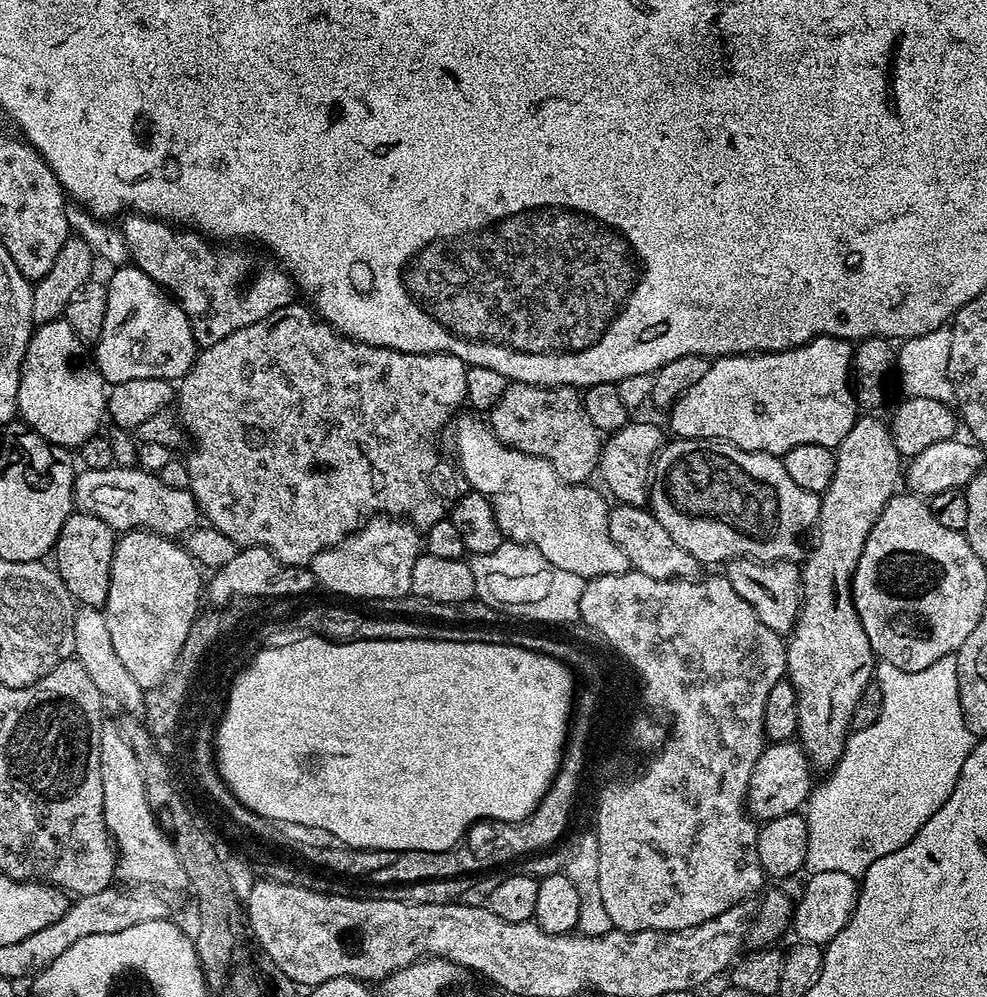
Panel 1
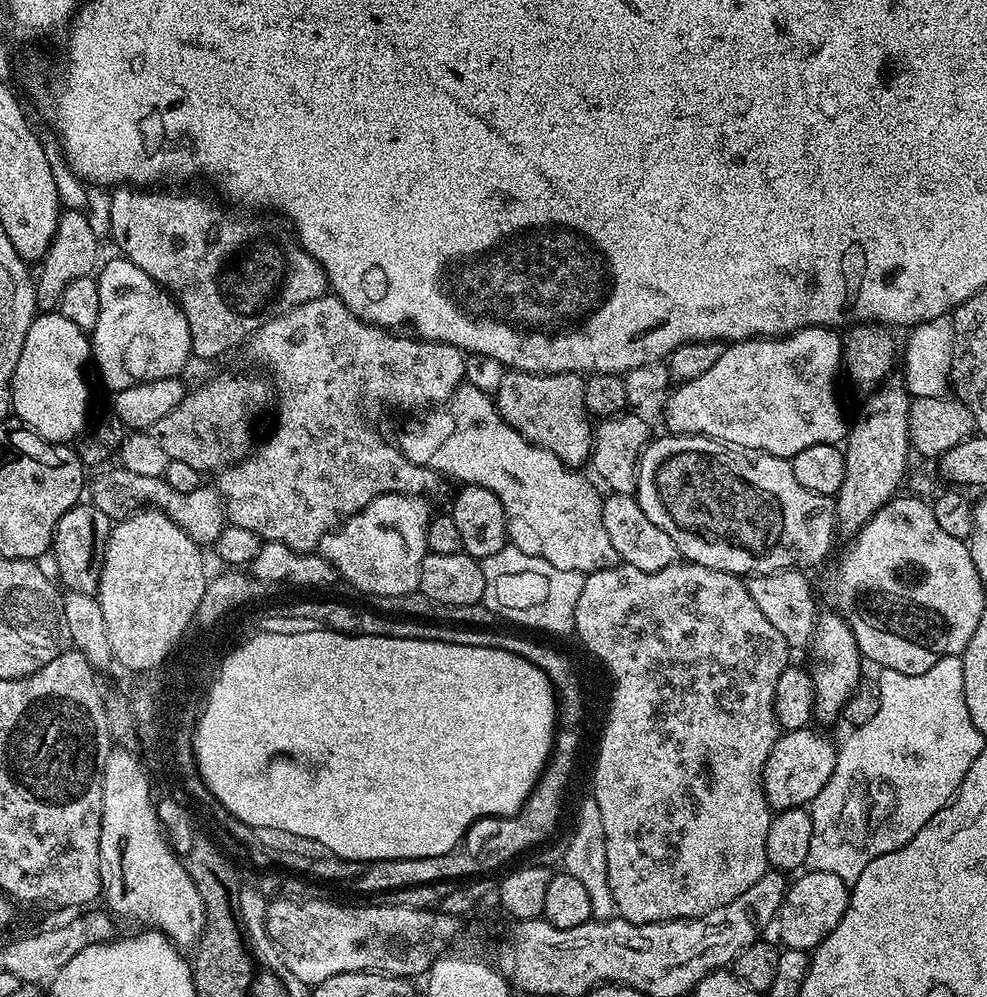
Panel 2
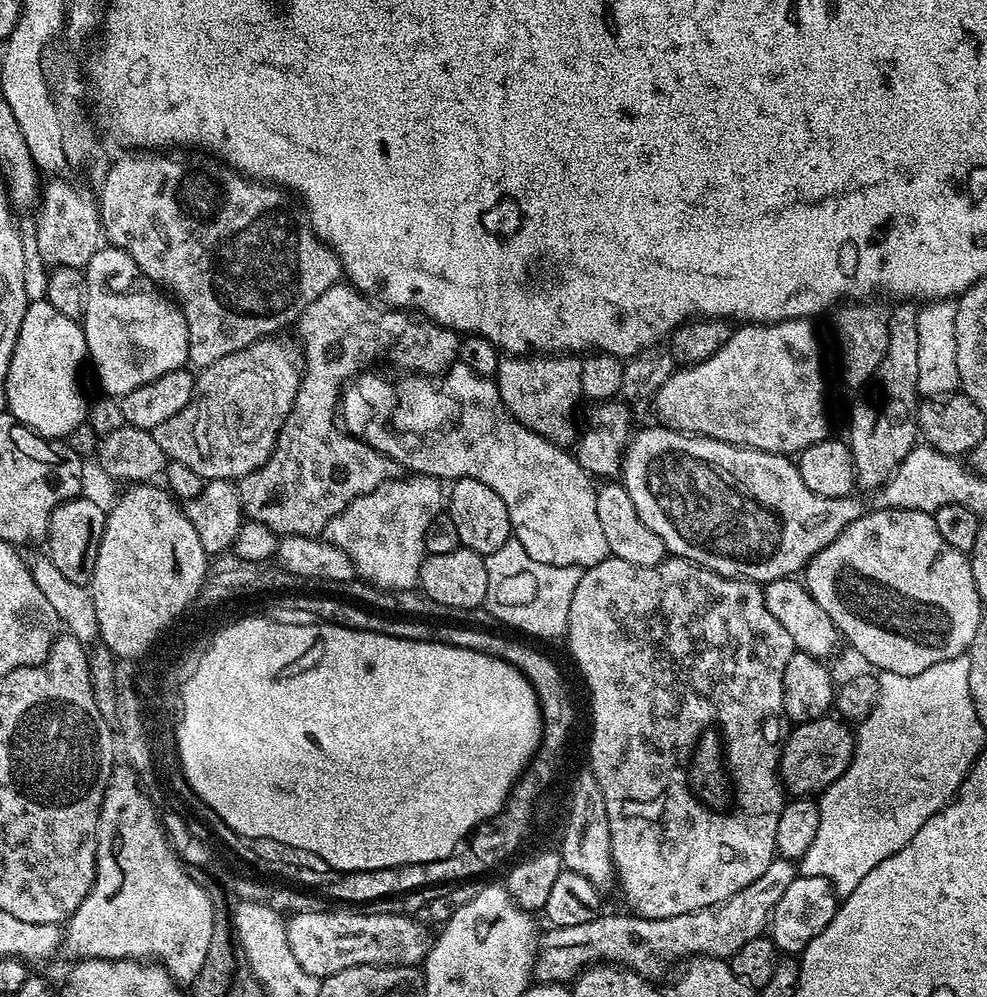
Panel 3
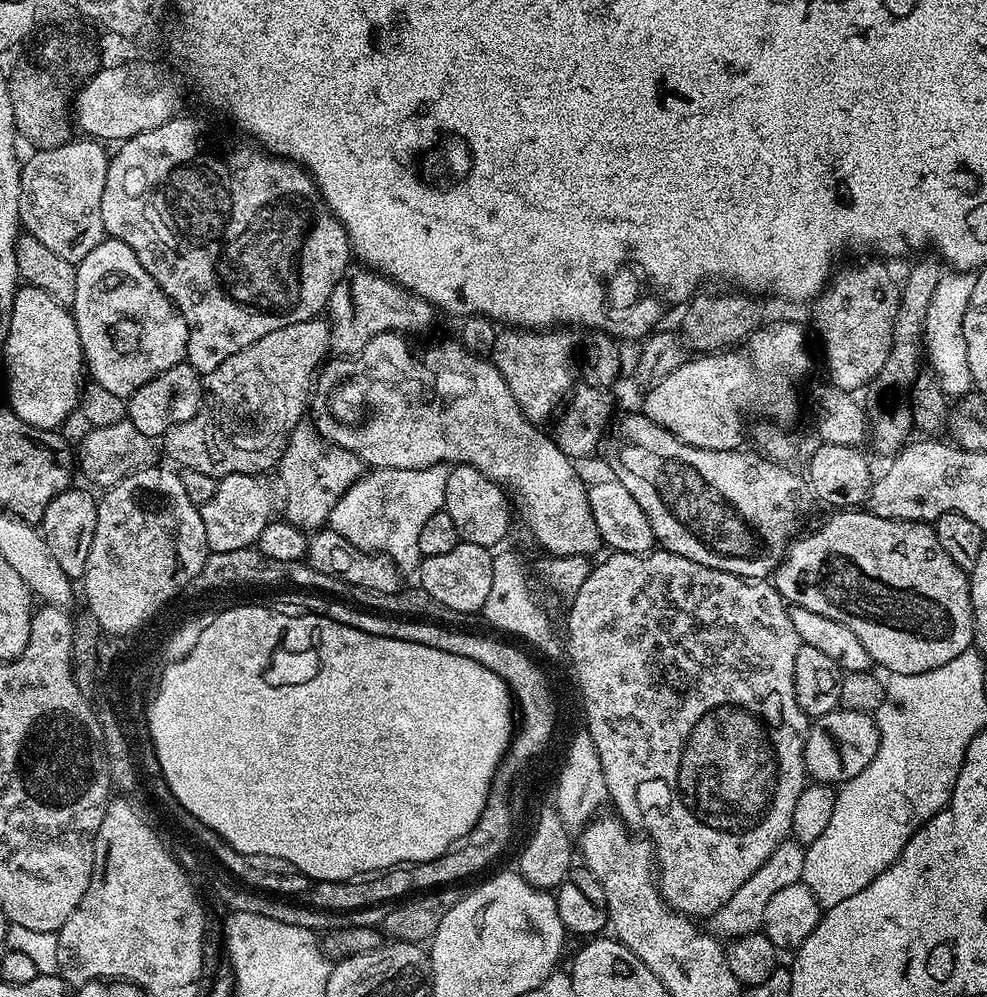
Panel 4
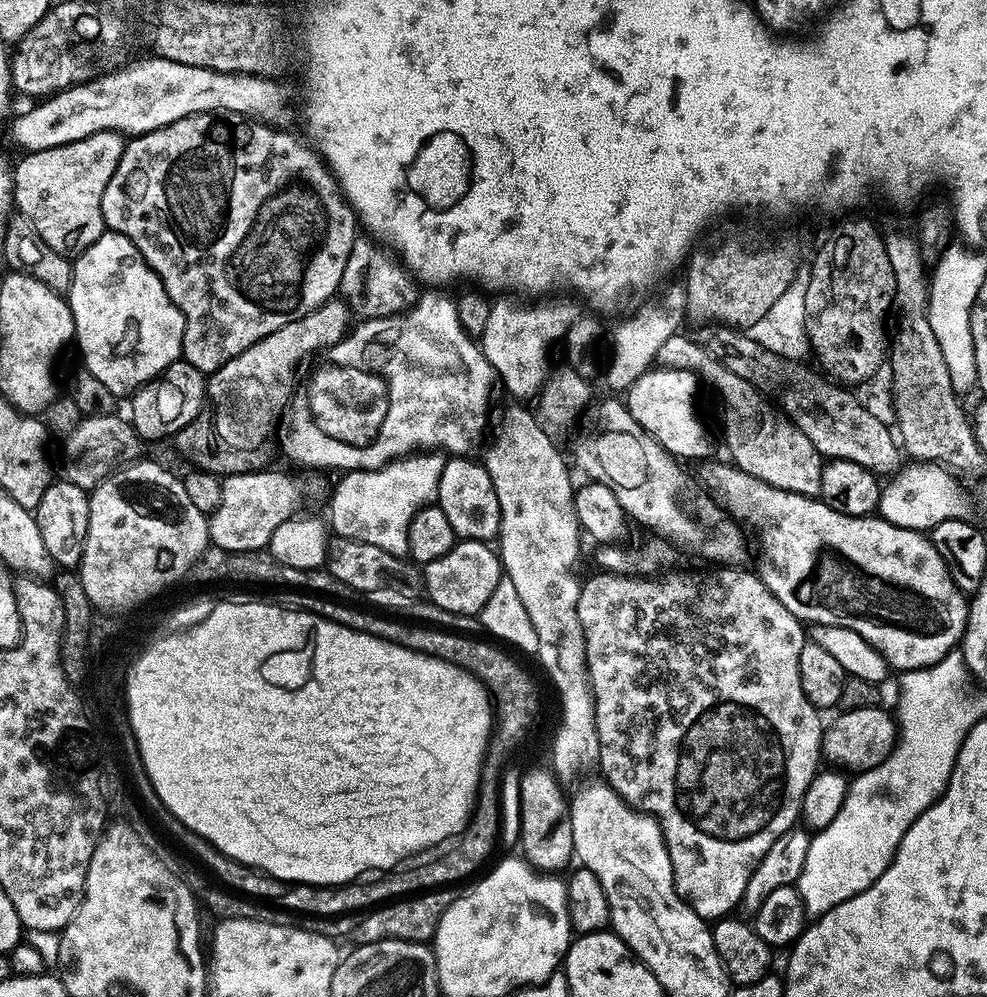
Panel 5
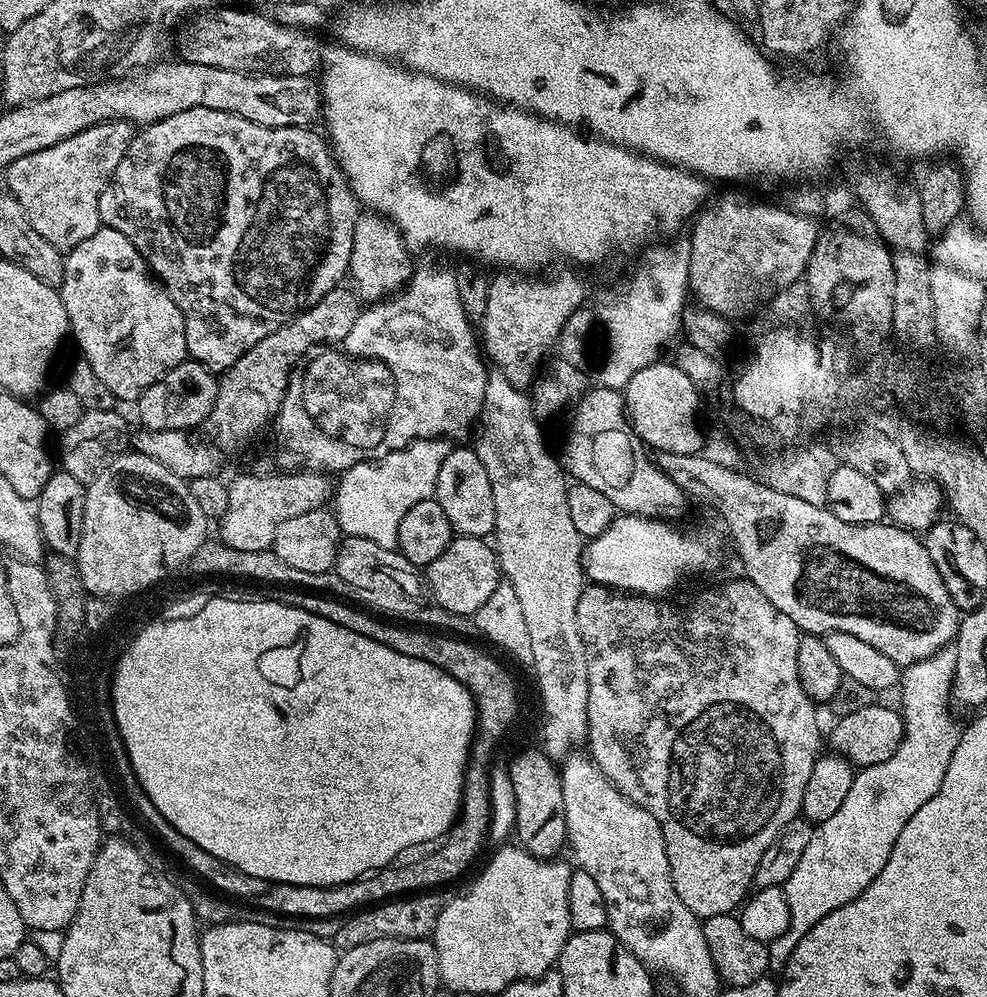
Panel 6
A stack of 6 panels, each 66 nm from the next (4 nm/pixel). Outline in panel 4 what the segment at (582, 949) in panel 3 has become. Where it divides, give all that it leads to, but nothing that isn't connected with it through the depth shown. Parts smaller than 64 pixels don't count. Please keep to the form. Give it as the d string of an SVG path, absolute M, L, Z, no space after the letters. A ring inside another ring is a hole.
M784 840L773 850L770 858L766 858L766 862L762 862L762 866L758 866L758 870L754 870L754 874L750 874L750 878L746 878L746 882L742 882L742 886L738 886L734 894L730 894L728 901L707 917L707 931L716 938L728 936L729 941L761 931L766 918L766 906L770 906L770 898L774 898L778 890L786 890L786 886L794 886L803 881L805 851L805 845L799 844L797 840Z

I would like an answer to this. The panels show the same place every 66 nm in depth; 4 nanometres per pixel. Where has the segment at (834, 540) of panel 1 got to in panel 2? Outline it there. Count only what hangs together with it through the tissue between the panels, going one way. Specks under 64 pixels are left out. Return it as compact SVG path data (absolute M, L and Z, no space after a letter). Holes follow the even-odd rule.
M892 374L888 379L863 401L860 408L860 417L851 421L846 443L842 451L846 462L846 474L842 486L836 492L834 503L836 505L836 523L841 533L855 534L860 527L870 519L883 504L887 504L893 496L901 491L900 483L905 483L904 471L908 468L908 452L910 441L908 439L908 415L912 400L908 394L908 387L904 384L903 375ZM835 611L821 615L816 622L816 629L812 631L812 664L810 671L814 682L814 694L816 695L816 711L814 713L817 721L824 724L832 724L841 719L846 702L852 691L862 683L860 676L860 664L862 657L860 647L850 630L850 626L844 621L844 617Z

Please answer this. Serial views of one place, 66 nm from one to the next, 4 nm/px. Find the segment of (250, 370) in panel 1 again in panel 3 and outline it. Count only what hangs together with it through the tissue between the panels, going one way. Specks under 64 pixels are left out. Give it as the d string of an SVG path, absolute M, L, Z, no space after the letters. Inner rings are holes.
M338 282L330 286L326 294L322 294L316 301L310 302L310 306L306 306L306 310L294 325L295 331L300 331L300 340L304 343L302 375L294 406L282 426L270 458L261 468L238 481L240 506L249 521L264 524L271 532L280 536L319 537L326 522L330 522L334 514L342 514L342 510L346 510L346 506L350 506L354 498L370 494L370 490L401 475L402 469L396 461L382 455L381 452L375 452L370 445L348 435L338 427L334 417L338 412L338 401L344 385L365 371L371 365L368 363L383 352L392 351L393 362L401 364L409 373L423 374L429 378L439 377L457 363L461 342L457 333L451 328L442 328L427 318L411 320L408 316L411 315L407 311L393 310L373 302L347 282Z

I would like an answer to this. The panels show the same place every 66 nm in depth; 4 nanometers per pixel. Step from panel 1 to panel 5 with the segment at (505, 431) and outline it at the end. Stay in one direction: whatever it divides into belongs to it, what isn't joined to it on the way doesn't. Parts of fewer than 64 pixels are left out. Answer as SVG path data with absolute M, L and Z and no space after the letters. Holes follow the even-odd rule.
M500 298L497 299L500 301L495 301L495 303L492 304L492 313L490 314L489 320L486 321L486 330L484 331L484 335L479 337L478 343L481 348L484 349L484 353L486 354L486 358L490 362L490 366L493 370L496 371L499 383L502 385L504 384L504 388L506 391L509 392L512 396L517 396L517 401L520 402L528 402L524 400L528 400L531 398L539 397L540 392L543 391L544 385L547 384L548 379L550 377L550 370L548 370L548 355L552 352L552 340L557 340L557 342L563 341L565 337L567 337L568 334L568 327L572 324L572 321L578 319L580 315L582 314L581 309L576 309L574 305L572 304L548 304L552 302L544 302L541 304L544 304L541 306L541 308L523 308L520 304L511 304L511 299L508 298Z

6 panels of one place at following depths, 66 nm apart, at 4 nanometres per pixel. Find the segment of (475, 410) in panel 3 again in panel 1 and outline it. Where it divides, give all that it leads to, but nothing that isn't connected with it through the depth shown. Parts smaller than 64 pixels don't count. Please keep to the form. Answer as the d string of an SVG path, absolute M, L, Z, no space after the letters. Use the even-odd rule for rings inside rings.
M476 414L471 415L464 417L461 415L455 421L455 424L457 423L455 463L458 465L463 483L468 484L467 487L471 491L482 494L492 503L494 514L498 518L498 526L509 541L529 544L531 548L539 550L542 558L546 558L546 562L554 562L558 570L570 570L570 574L583 576L585 581L593 580L596 576L629 571L630 565L626 554L622 554L622 550L608 533L610 504L603 491L595 492L594 489L588 488L592 486L587 483L568 484L562 478L558 478L550 462L537 456L527 456L506 446L492 433L491 423L487 419Z

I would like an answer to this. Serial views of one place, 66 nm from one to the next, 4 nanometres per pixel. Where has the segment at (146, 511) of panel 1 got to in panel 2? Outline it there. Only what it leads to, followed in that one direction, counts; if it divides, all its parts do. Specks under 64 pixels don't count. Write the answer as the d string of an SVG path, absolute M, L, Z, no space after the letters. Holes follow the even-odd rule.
M119 466L113 472L105 471L90 484L90 500L102 514L113 518L131 516L133 512L151 506L159 508L168 515L179 528L186 530L191 540L201 546L215 545L217 538L226 527L224 502L215 487L202 486L198 490L190 490L190 494L178 494L178 490L170 490L163 476L146 478L142 474L130 474L130 470ZM108 472L108 473L107 473ZM92 492L92 496L91 496Z

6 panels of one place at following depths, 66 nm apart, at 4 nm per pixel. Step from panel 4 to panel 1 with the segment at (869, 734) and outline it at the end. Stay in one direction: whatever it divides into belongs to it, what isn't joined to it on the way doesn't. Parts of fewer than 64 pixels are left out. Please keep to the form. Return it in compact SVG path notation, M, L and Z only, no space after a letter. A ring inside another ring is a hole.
M792 740L772 742L765 747L763 754L754 762L754 774L750 774L746 807L757 821L767 822L782 818L791 812L800 812L808 803L814 787L814 769L799 743Z

